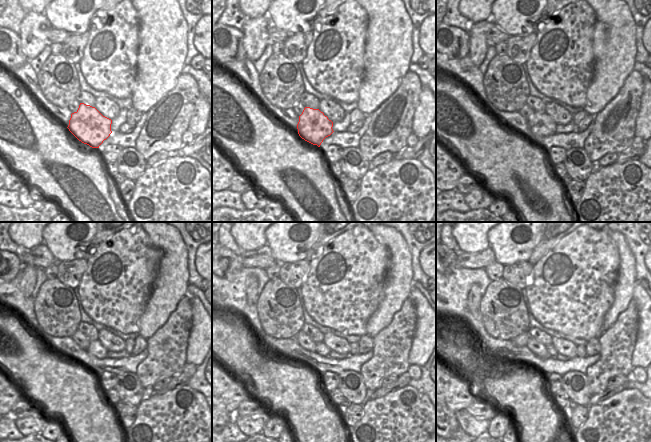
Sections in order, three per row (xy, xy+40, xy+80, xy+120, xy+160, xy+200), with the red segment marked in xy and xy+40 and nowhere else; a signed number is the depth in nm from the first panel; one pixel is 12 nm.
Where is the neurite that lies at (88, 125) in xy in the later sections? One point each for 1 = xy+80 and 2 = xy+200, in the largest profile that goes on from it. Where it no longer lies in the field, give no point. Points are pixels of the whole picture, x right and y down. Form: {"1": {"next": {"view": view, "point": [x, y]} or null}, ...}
{"1": {"next": {"view": "xy+80", "point": [541, 124]}}, "2": {"next": {"view": "xy+200", "point": [550, 348]}}}

